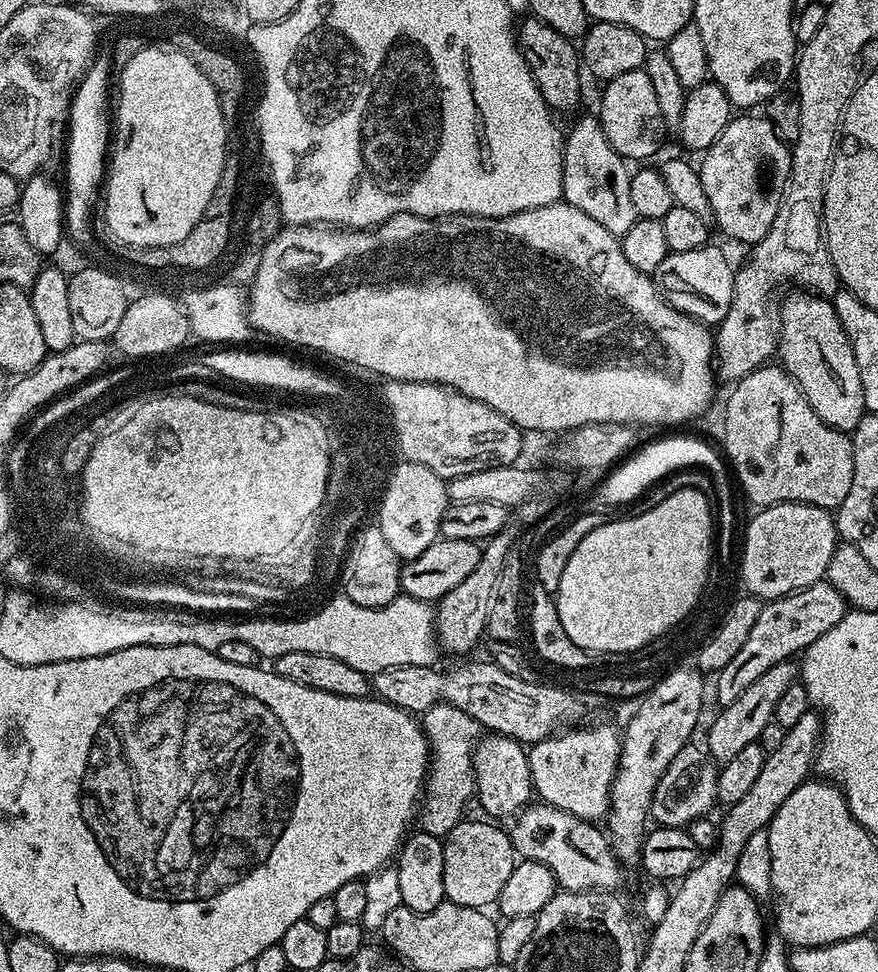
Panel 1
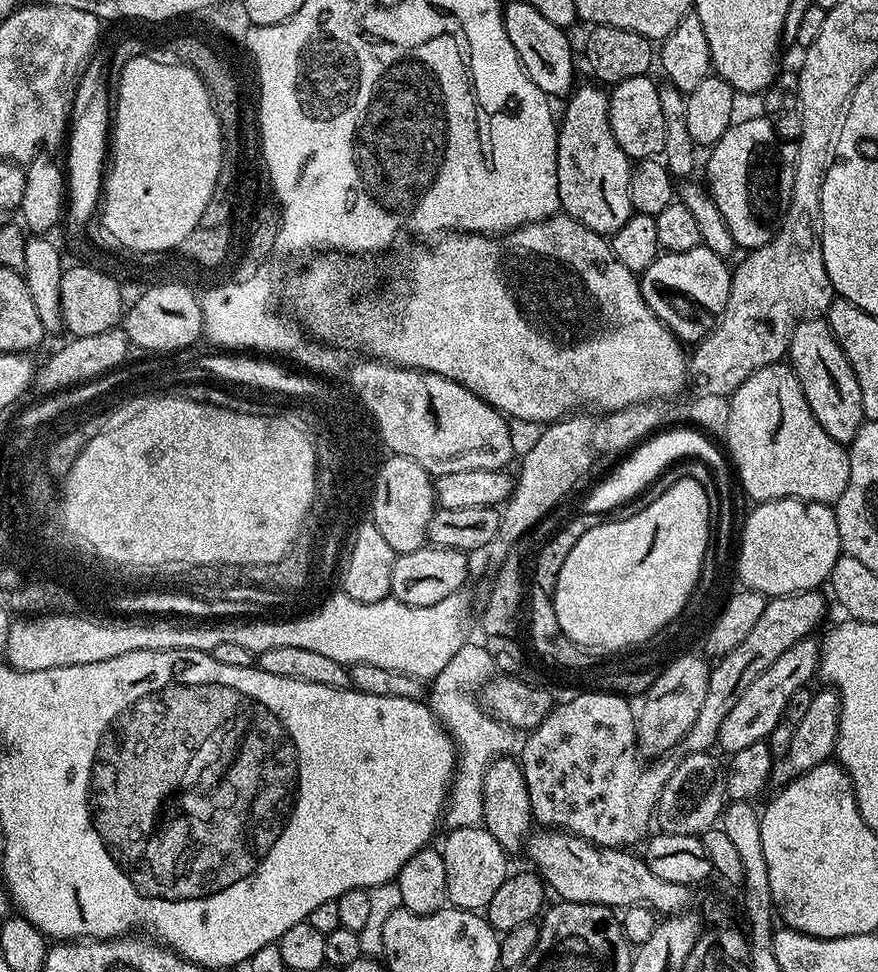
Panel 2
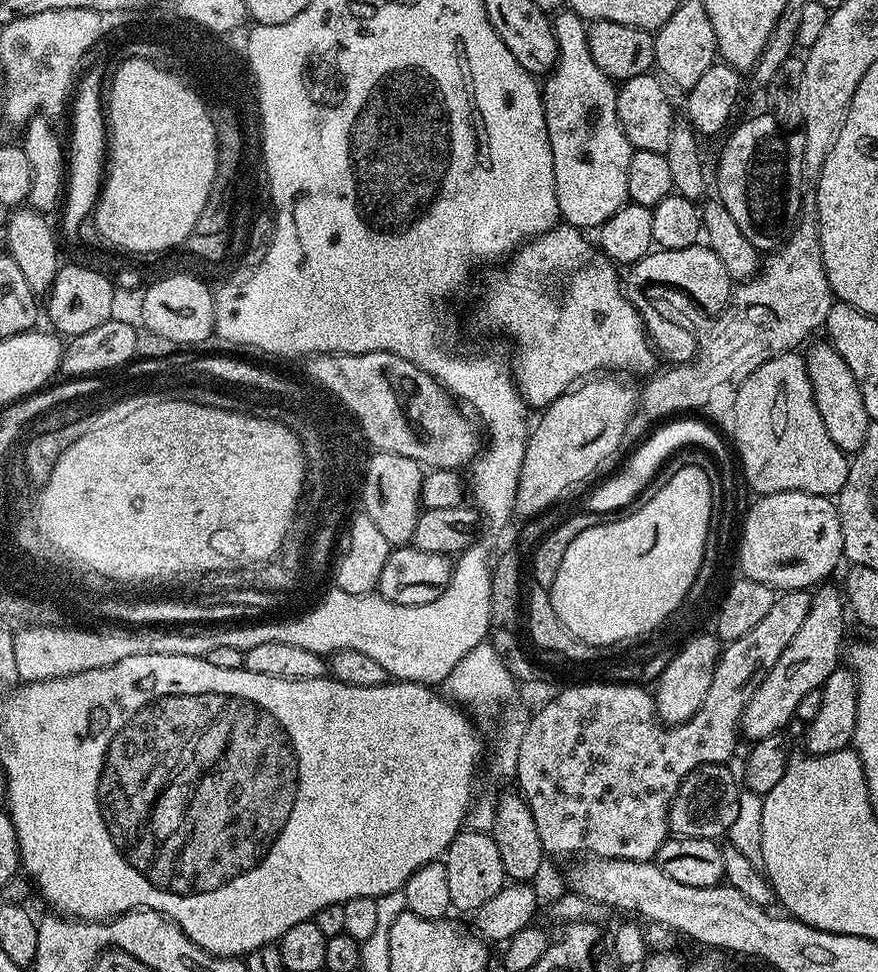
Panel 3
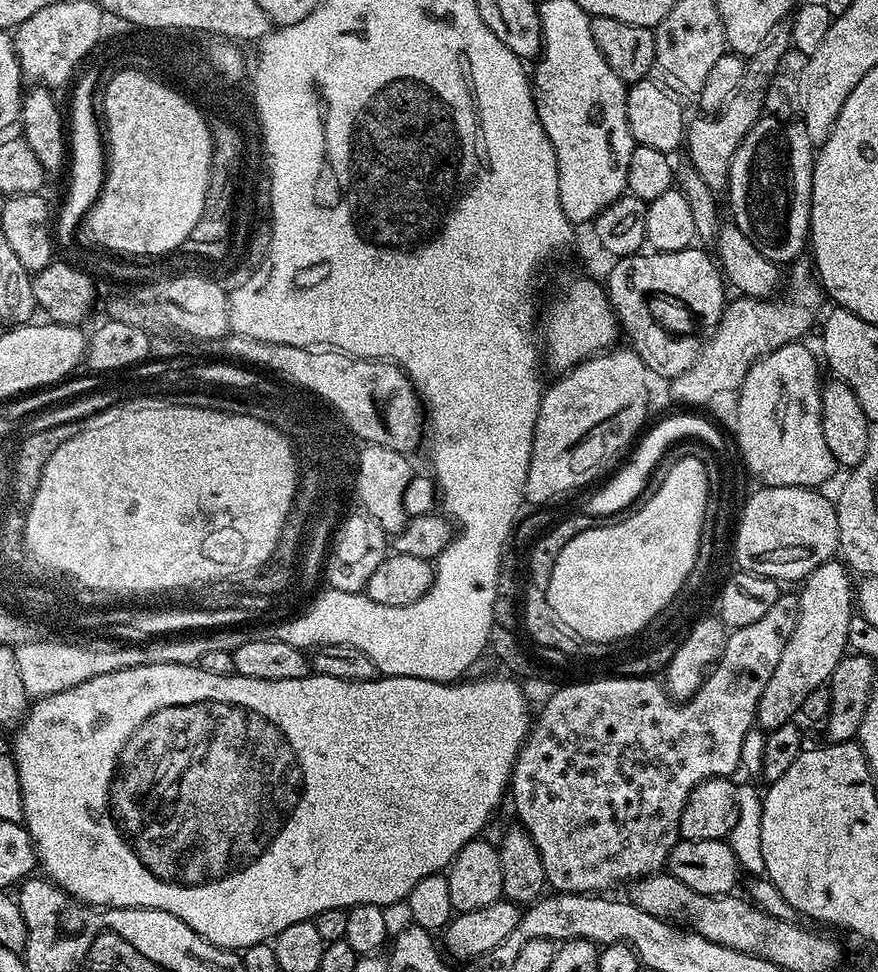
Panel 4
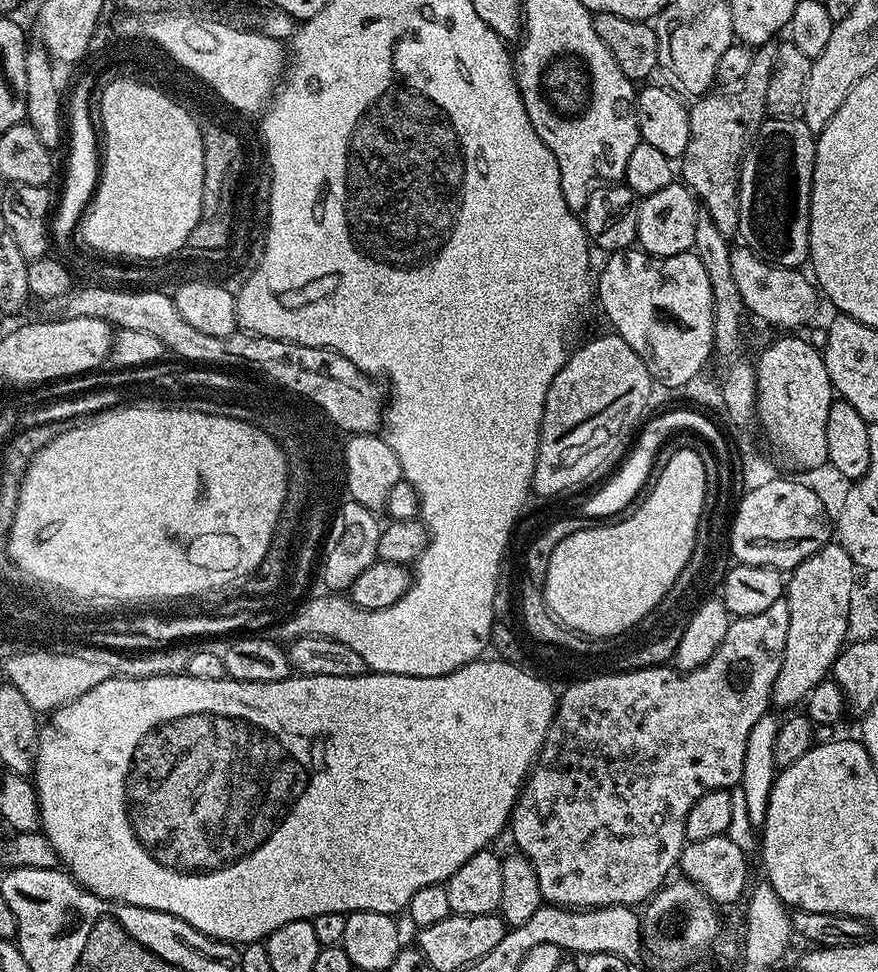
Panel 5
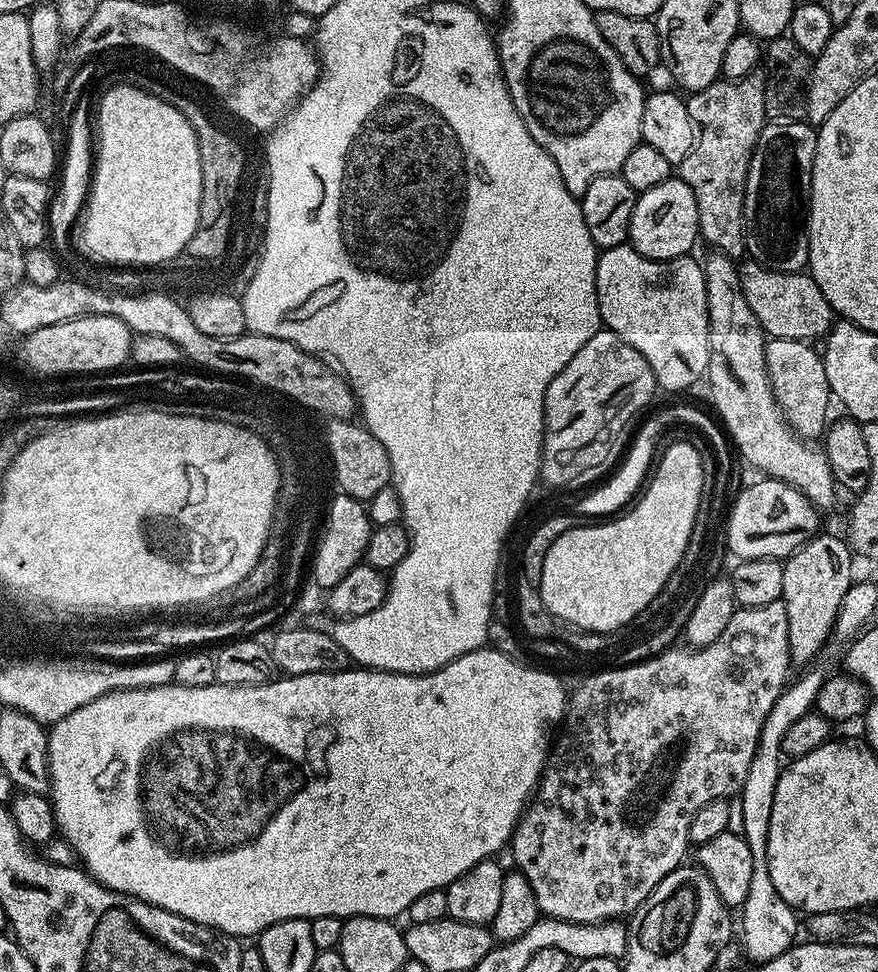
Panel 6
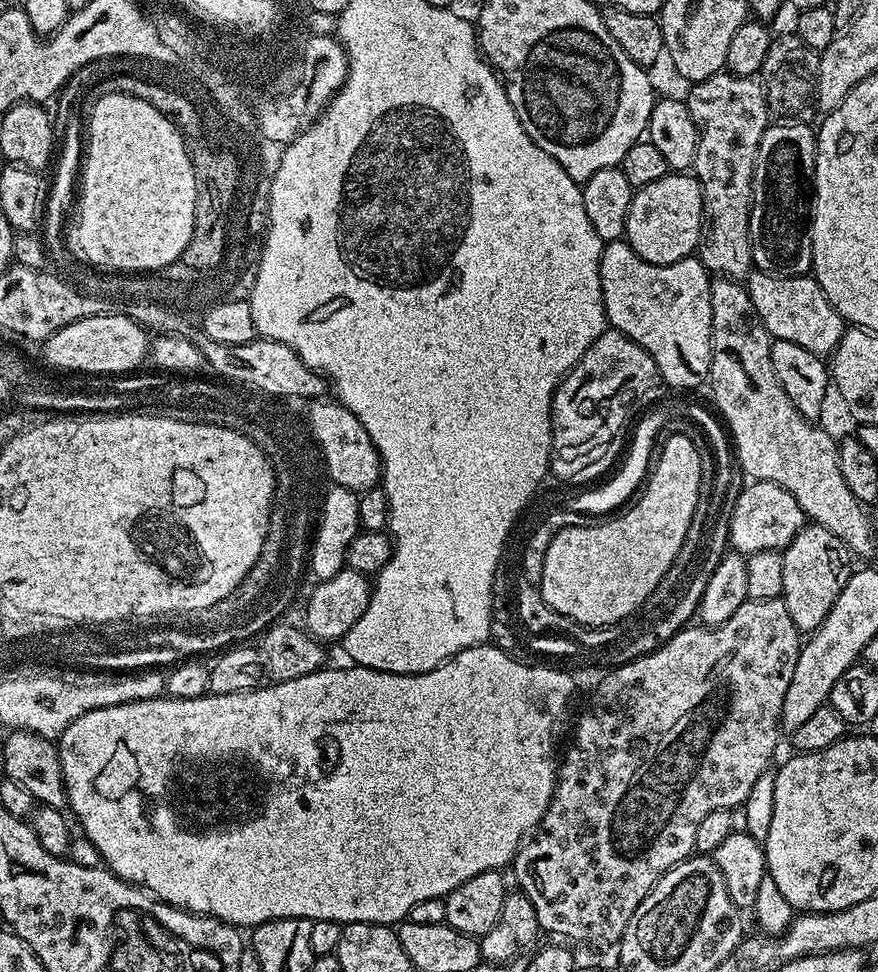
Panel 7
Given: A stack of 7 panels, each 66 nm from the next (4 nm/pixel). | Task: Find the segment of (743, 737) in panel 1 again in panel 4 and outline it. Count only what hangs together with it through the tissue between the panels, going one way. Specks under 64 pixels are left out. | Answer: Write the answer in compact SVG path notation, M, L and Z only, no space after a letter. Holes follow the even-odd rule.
M833 558L815 568L799 585L794 630L782 650L782 658L778 658L778 666L774 666L774 674L770 674L770 682L766 682L766 690L762 690L762 698L758 698L756 724L761 729L771 730L789 723L799 713L802 701L812 691L827 685L834 666L838 666L846 654L844 647L848 644L852 616L854 620L854 580L851 578L849 569Z

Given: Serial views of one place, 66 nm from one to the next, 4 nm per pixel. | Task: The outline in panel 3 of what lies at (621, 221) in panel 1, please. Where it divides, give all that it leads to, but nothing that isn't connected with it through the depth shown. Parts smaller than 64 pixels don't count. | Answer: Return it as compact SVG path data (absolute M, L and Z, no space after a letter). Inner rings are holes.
M564 10L555 17L556 41L560 49L556 65L552 67L548 81L543 81L544 117L550 146L554 154L554 186L558 198L558 210L563 223L581 230L599 229L622 205L629 203L626 190L626 170L630 166L633 146L626 138L618 122L617 85L602 70L598 70L594 58L590 58L588 29L577 12Z

